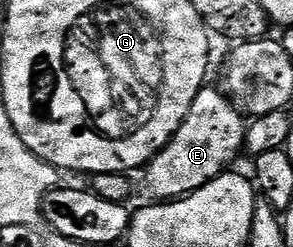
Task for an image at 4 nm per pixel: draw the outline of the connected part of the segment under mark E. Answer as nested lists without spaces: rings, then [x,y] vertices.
[[[202,87],[195,95],[195,103],[191,103],[191,111],[183,119],[179,131],[170,139],[160,151],[154,155],[152,161],[144,166],[145,189],[150,193],[150,198],[158,202],[168,202],[170,199],[178,199],[186,194],[196,191],[204,184],[211,182],[217,176],[226,172],[229,165],[237,156],[242,156],[245,148],[246,118],[234,107],[233,102],[225,96],[220,88],[209,89]]]

